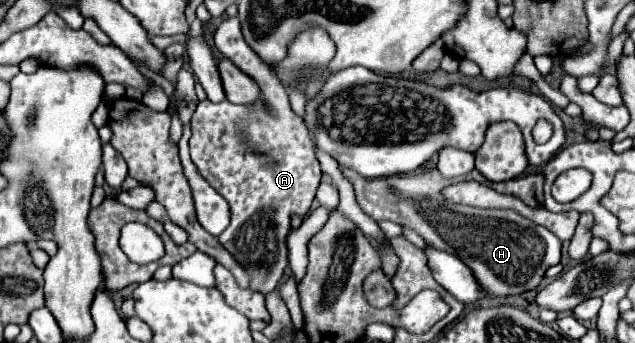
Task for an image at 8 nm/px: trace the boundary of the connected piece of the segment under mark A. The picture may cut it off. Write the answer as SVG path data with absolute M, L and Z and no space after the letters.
M224 19L222 25L216 29L216 49L236 63L244 73L252 75L262 89L262 101L248 105L248 107L232 107L227 100L215 104L210 99L198 103L192 115L192 137L190 137L190 157L192 163L198 167L200 175L228 201L230 205L230 225L218 237L226 251L234 255L238 263L244 265L252 283L250 289L260 293L276 291L278 281L288 267L288 249L284 247L284 235L288 235L290 215L306 215L314 201L314 193L320 185L322 171L320 163L314 155L314 143L310 137L308 127L304 121L292 111L288 93L280 79L272 77L272 69L250 49L250 45L242 37L242 29L238 29L238 19Z

